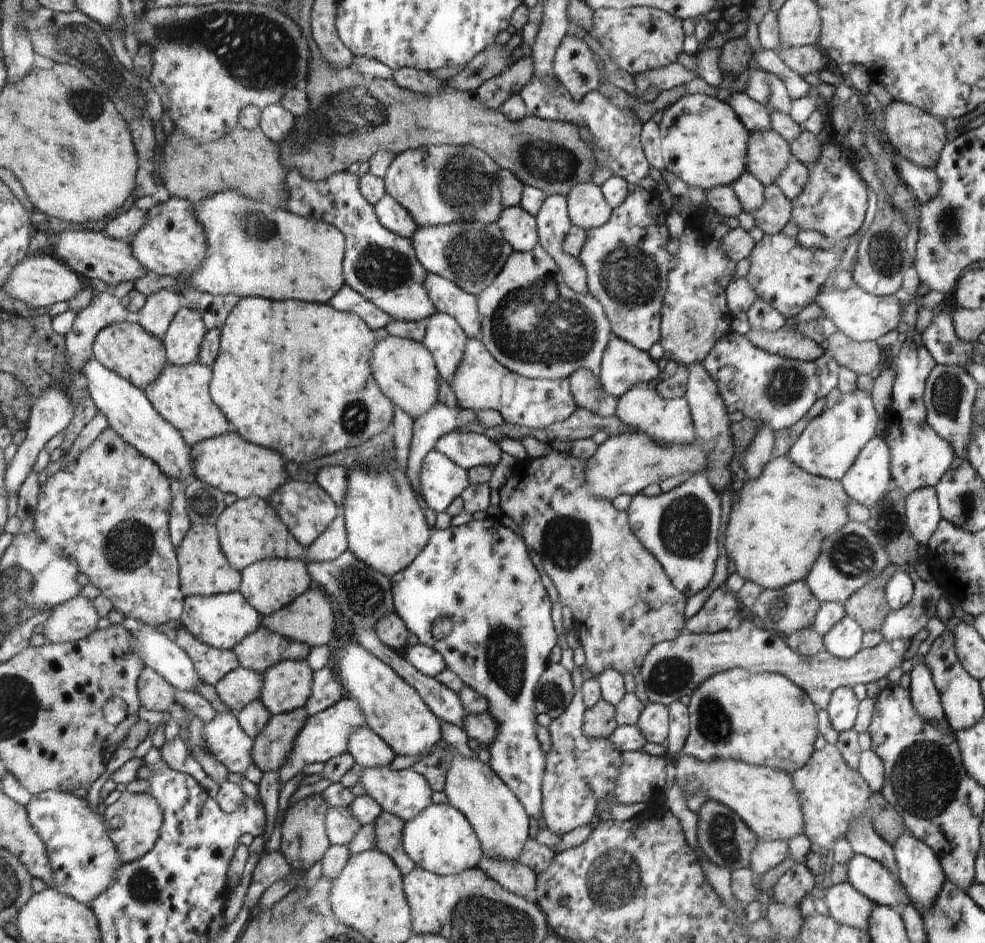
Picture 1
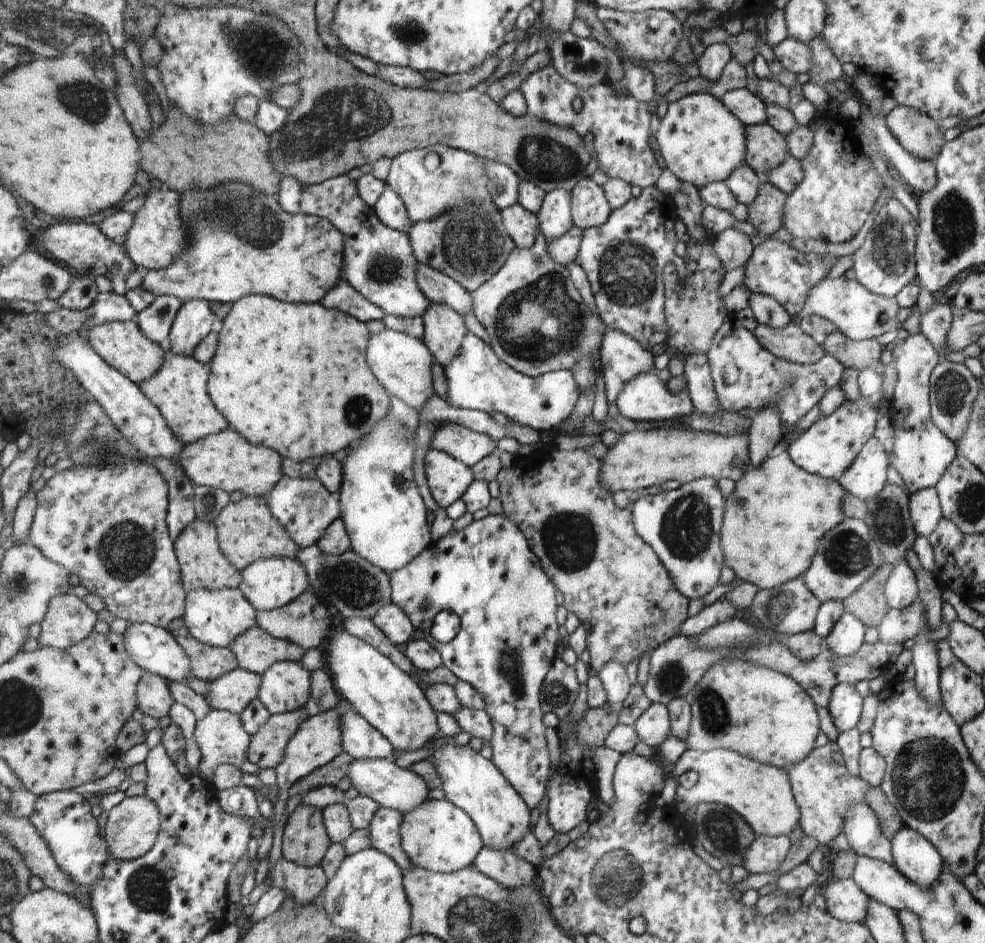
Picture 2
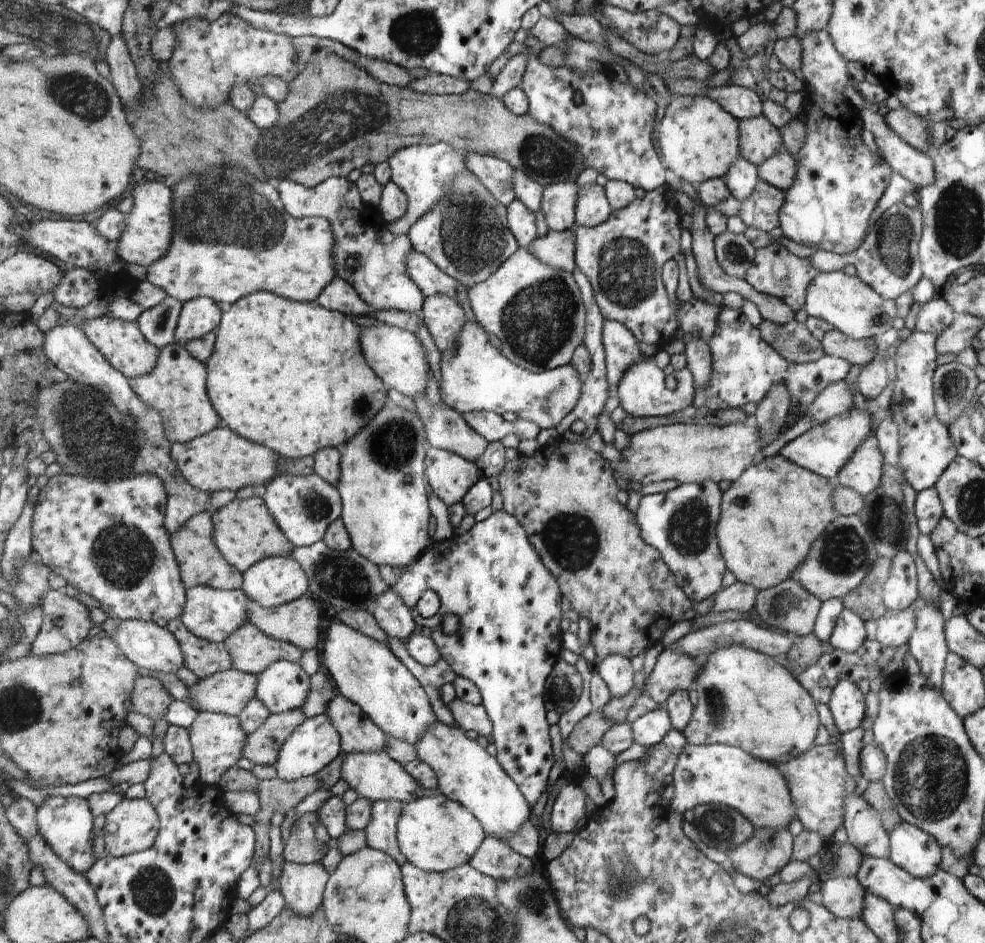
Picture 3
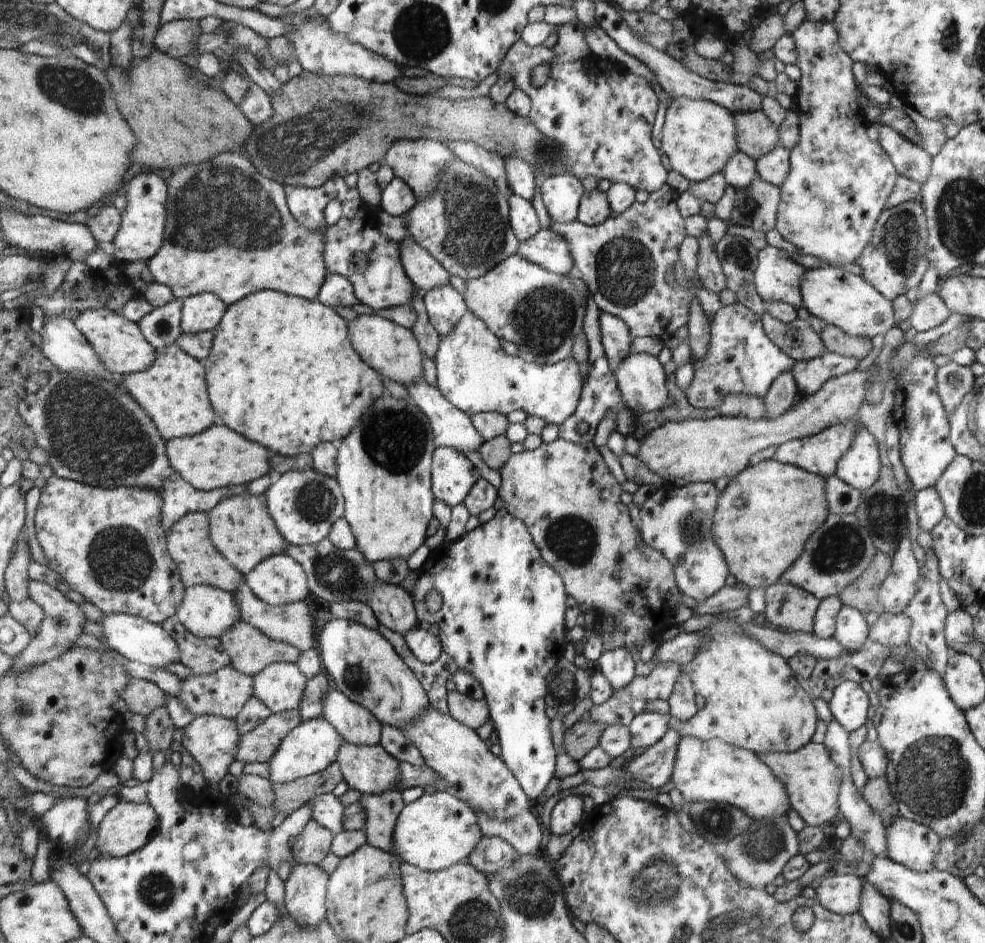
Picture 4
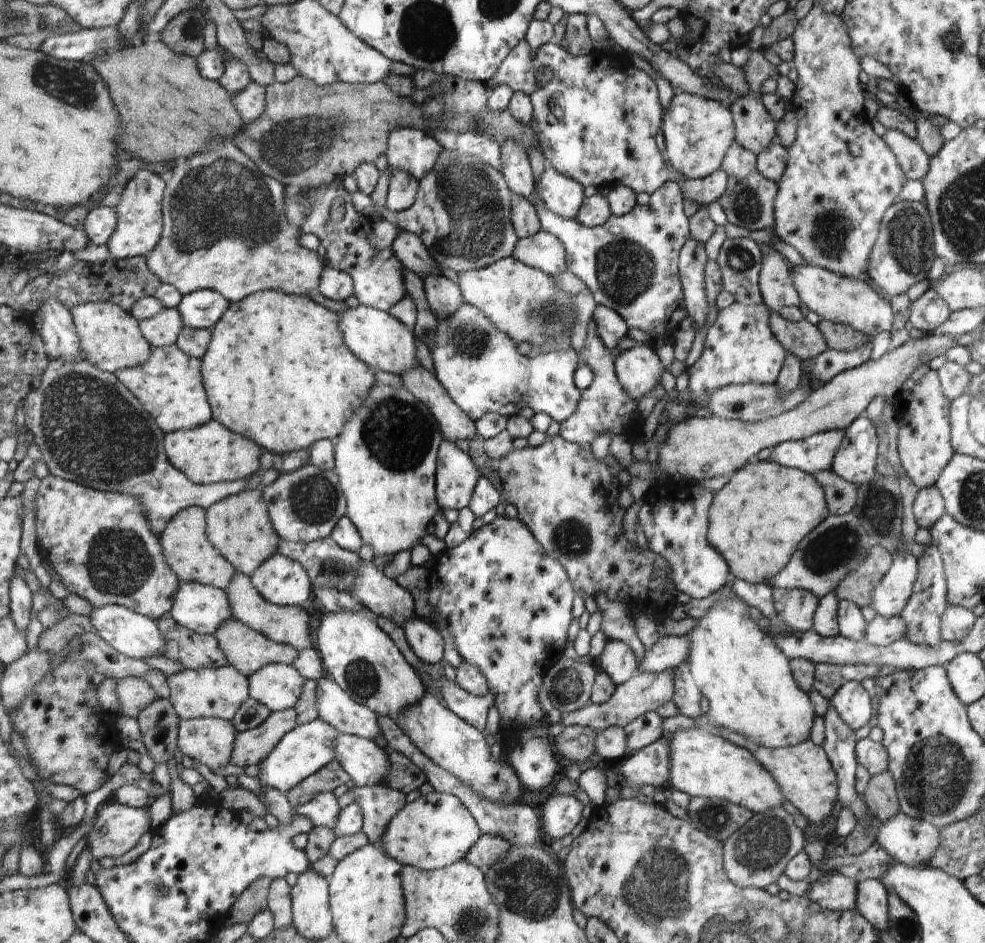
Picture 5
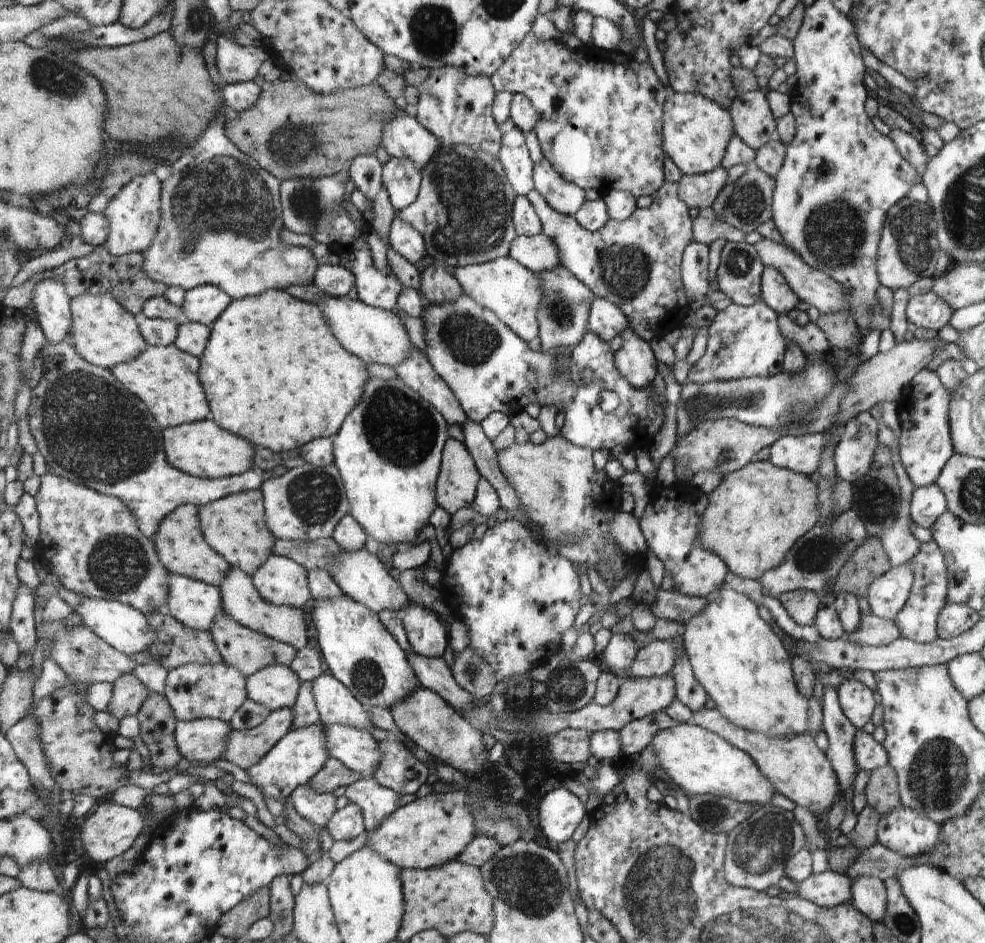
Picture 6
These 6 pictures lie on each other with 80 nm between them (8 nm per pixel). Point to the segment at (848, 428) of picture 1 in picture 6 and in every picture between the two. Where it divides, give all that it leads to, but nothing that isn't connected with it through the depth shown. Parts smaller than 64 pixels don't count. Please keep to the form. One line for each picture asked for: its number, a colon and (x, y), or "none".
2: (828, 448)
3: (824, 449)
4: (819, 454)
5: (816, 454)
6: (802, 453)

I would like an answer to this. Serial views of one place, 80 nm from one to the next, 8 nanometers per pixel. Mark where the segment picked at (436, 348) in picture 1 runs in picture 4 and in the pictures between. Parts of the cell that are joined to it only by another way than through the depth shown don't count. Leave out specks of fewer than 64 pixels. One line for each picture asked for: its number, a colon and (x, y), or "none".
2: (445, 329)
3: (445, 318)
4: (445, 306)

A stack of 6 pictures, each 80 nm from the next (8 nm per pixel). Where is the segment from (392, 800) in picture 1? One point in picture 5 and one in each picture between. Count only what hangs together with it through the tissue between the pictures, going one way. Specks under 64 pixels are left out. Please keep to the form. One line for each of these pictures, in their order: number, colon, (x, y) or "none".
2: (383, 781)
3: (375, 776)
4: (368, 769)
5: (365, 762)

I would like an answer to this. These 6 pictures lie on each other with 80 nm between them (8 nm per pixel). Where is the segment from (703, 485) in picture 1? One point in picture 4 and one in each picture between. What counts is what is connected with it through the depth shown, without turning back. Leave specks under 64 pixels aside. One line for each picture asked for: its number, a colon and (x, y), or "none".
2: (683, 526)
3: (683, 524)
4: (676, 520)

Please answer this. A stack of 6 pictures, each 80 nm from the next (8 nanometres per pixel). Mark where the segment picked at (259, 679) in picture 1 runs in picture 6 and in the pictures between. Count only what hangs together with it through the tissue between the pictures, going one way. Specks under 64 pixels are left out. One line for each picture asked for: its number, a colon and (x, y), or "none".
2: (232, 692)
3: (227, 692)
4: (223, 693)
5: (209, 692)
6: (217, 690)

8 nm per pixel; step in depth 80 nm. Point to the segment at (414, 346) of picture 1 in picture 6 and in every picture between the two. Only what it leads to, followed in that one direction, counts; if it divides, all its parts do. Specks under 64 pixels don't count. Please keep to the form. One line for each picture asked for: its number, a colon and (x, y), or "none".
2: (402, 364)
3: (396, 355)
4: (393, 351)
5: (376, 337)
6: (374, 335)

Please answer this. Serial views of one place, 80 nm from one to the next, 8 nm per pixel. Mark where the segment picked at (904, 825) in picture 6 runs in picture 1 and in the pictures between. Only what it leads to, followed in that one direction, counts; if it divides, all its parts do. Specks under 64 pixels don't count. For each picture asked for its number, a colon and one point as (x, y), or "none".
1: (919, 868)
2: (915, 856)
3: (911, 848)
4: (913, 845)
5: (910, 841)

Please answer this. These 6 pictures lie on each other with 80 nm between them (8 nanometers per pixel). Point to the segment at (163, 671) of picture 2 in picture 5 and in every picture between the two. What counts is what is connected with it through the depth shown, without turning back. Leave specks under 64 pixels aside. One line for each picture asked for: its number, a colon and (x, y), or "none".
3: (148, 645)
4: (138, 639)
5: (132, 634)

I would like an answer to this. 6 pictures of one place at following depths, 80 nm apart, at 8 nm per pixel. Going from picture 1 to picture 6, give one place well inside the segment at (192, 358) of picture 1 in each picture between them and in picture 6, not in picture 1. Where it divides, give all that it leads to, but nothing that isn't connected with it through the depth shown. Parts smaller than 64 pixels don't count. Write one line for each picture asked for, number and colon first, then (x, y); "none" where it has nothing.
2: (195, 322)
3: (201, 316)
4: (203, 312)
5: (202, 309)
6: (205, 304)

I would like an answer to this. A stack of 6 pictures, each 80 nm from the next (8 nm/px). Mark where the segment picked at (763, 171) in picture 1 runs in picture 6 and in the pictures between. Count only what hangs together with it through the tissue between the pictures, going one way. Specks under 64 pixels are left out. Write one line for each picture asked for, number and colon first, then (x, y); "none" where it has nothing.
2: (766, 148)
3: (760, 140)
4: (757, 136)
5: (754, 127)
6: (754, 122)

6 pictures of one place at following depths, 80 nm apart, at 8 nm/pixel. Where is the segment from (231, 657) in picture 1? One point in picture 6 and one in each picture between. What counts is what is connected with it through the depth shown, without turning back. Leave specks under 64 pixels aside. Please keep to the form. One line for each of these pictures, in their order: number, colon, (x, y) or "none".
2: (210, 662)
3: (204, 657)
4: (202, 655)
5: (193, 650)
6: (178, 644)

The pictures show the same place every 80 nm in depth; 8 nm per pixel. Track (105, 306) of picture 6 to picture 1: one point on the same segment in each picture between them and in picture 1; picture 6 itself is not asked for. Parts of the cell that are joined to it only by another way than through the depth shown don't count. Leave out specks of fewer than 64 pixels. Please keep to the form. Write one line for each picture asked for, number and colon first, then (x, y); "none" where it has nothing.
1: (127, 348)
2: (126, 347)
3: (123, 343)
4: (120, 342)
5: (113, 338)

